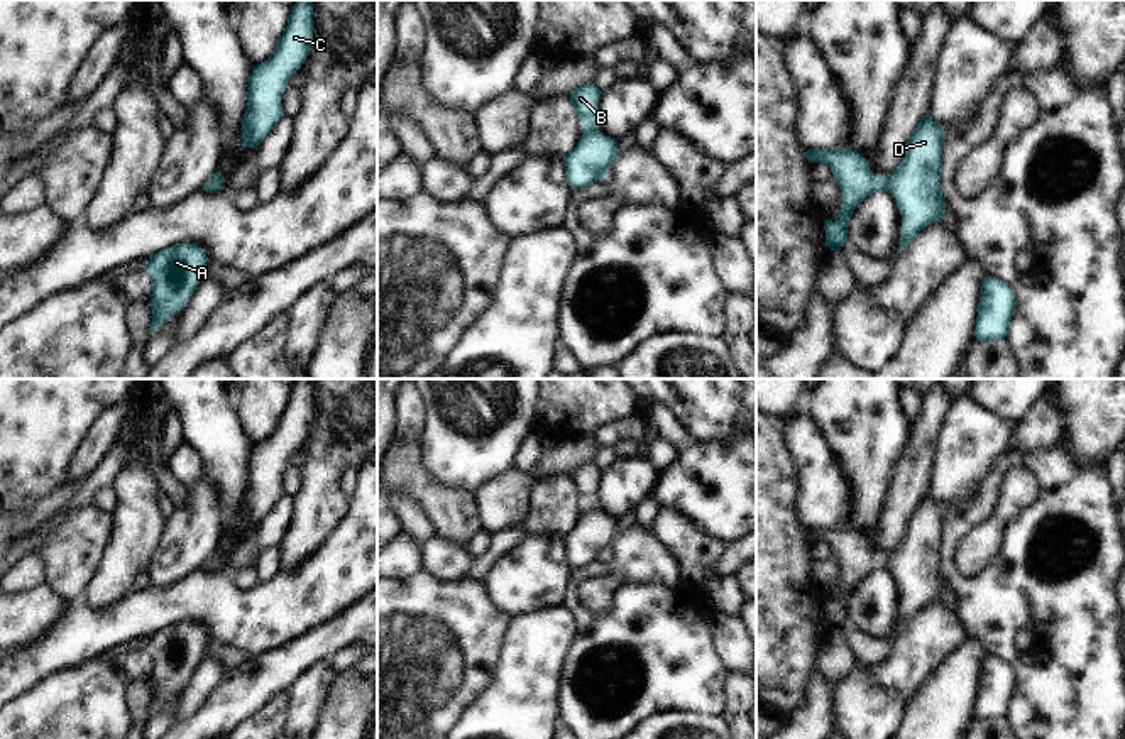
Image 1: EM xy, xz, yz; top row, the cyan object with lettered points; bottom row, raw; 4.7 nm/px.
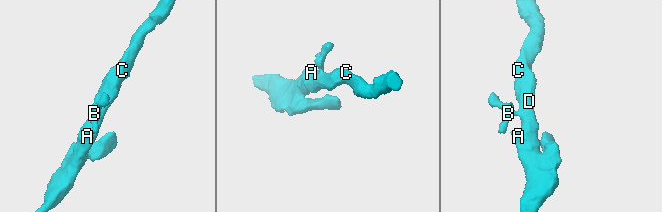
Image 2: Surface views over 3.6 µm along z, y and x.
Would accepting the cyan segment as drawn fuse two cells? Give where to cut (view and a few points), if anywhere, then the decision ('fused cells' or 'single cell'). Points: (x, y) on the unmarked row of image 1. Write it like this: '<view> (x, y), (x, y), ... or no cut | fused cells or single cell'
xz (598, 508), (584, 513) | fused cells

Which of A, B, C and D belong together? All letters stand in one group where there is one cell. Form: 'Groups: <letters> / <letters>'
Groups: A C D / B

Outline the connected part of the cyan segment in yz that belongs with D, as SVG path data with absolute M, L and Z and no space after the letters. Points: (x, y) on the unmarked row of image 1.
M927 492L912 511L907 531L890 555L888 572L895 577L895 583L902 594L900 629L897 631L897 636L920 609L932 600L942 599L942 592L946 590L946 580L941 570L944 519L946 514L942 507L939 507Z

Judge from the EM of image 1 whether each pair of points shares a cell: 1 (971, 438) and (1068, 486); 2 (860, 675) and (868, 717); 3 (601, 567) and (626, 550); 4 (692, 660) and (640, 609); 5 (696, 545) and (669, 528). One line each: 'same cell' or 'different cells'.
1: different cells
2: same cell
3: different cells
4: same cell
5: same cell

